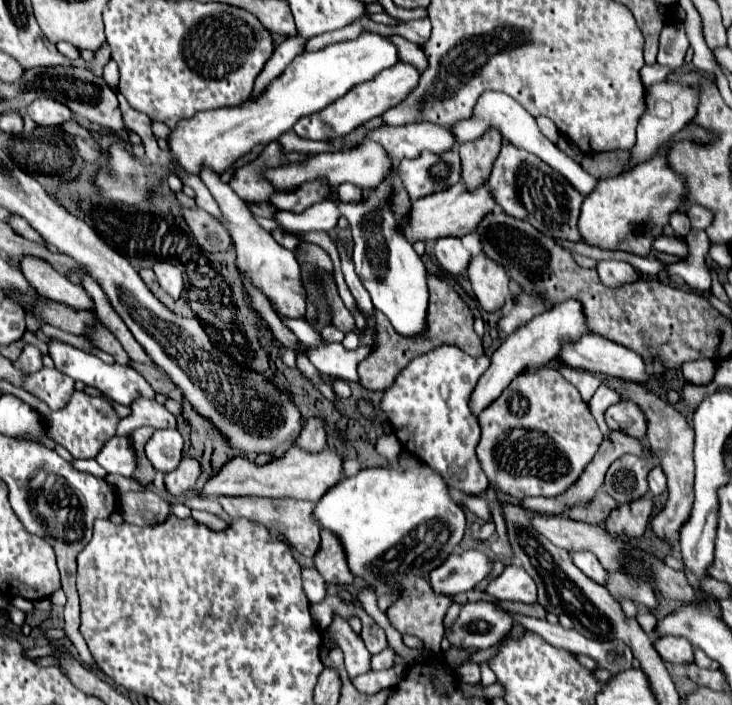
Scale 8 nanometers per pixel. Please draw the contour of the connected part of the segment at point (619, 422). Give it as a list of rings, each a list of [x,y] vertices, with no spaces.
[[[620,401],[606,411],[606,423],[612,431],[622,431],[634,439],[646,437],[646,417],[644,413],[630,401]]]

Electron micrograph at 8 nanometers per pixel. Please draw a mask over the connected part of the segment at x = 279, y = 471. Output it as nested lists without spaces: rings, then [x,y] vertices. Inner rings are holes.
[[[292,447],[282,459],[266,463],[262,467],[250,463],[244,457],[234,457],[228,465],[220,469],[216,477],[212,477],[202,495],[218,497],[218,495],[254,495],[266,499],[298,499],[298,501],[318,501],[330,487],[334,487],[342,479],[344,471],[342,457],[332,449],[322,449],[318,453],[302,451],[300,447]]]

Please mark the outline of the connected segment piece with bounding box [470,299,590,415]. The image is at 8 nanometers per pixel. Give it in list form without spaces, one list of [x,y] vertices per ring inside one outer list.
[[[568,299],[564,303],[550,307],[546,313],[534,317],[528,325],[524,325],[518,331],[514,331],[512,335],[508,335],[504,339],[504,343],[494,351],[488,371],[482,375],[482,379],[478,381],[478,385],[472,393],[470,407],[472,407],[474,415],[480,415],[484,411],[484,407],[488,407],[510,385],[510,381],[514,377],[518,377],[522,371],[548,365],[550,361],[554,361],[558,357],[562,343],[574,343],[586,333],[590,333],[590,329],[586,325],[586,315],[582,313],[582,303],[578,303],[576,299]]]

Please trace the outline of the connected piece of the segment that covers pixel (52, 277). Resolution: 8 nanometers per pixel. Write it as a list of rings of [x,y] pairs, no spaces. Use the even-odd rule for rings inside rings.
[[[24,257],[20,261],[20,271],[28,279],[28,283],[46,299],[54,299],[60,303],[66,303],[68,307],[74,307],[74,311],[92,311],[94,301],[84,291],[84,287],[74,285],[70,279],[66,279],[62,273],[58,273],[50,263],[38,259],[38,257]]]

